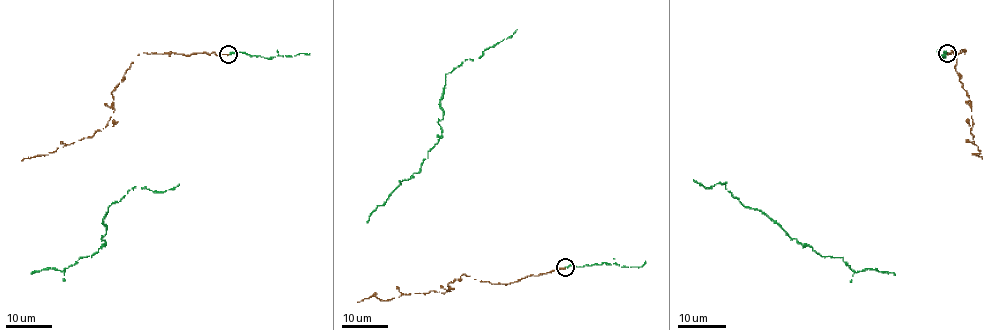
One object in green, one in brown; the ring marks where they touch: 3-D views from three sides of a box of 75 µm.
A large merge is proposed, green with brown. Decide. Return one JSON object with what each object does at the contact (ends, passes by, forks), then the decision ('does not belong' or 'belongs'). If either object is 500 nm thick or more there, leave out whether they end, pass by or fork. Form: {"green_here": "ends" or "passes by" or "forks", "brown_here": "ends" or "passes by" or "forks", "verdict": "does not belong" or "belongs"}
{"green_here": "ends", "brown_here": "ends", "verdict": "belongs"}

